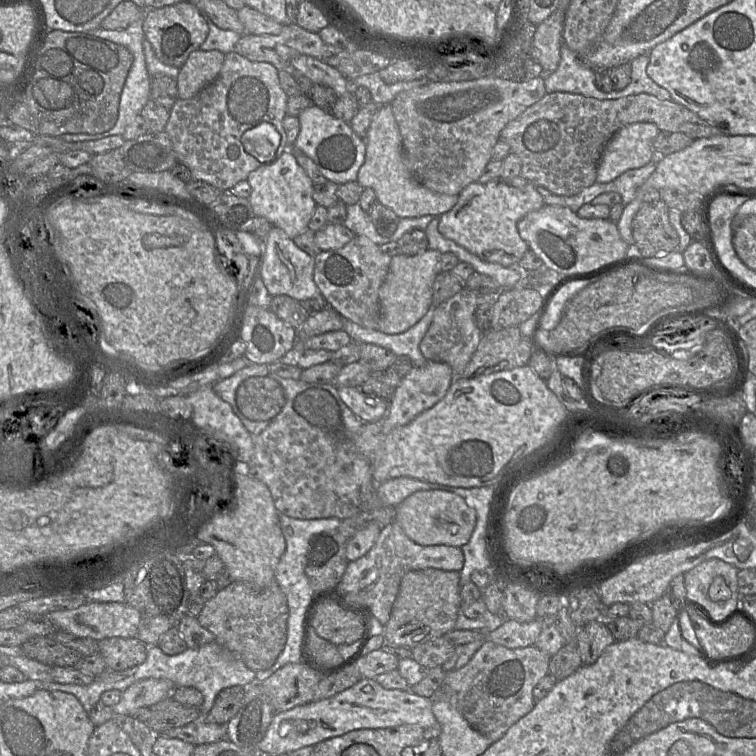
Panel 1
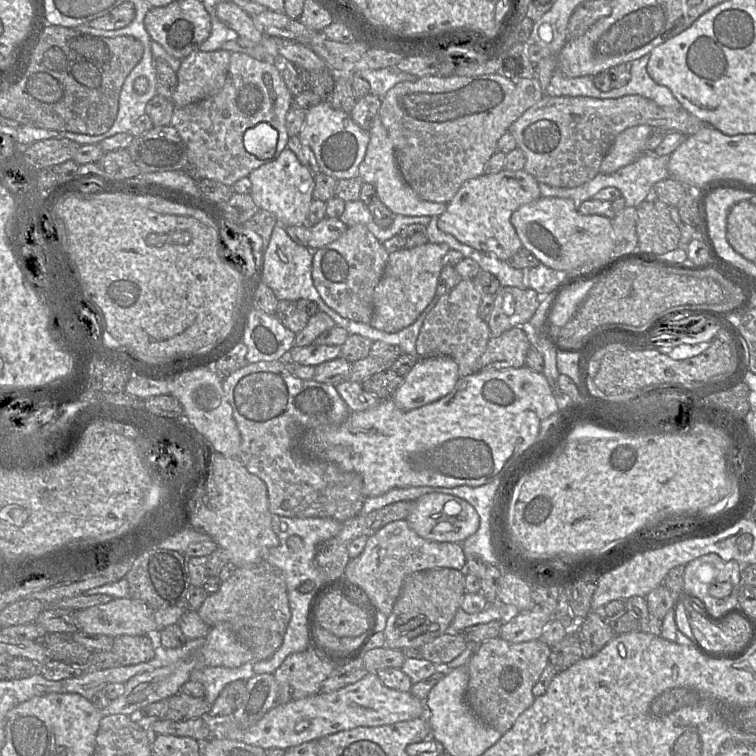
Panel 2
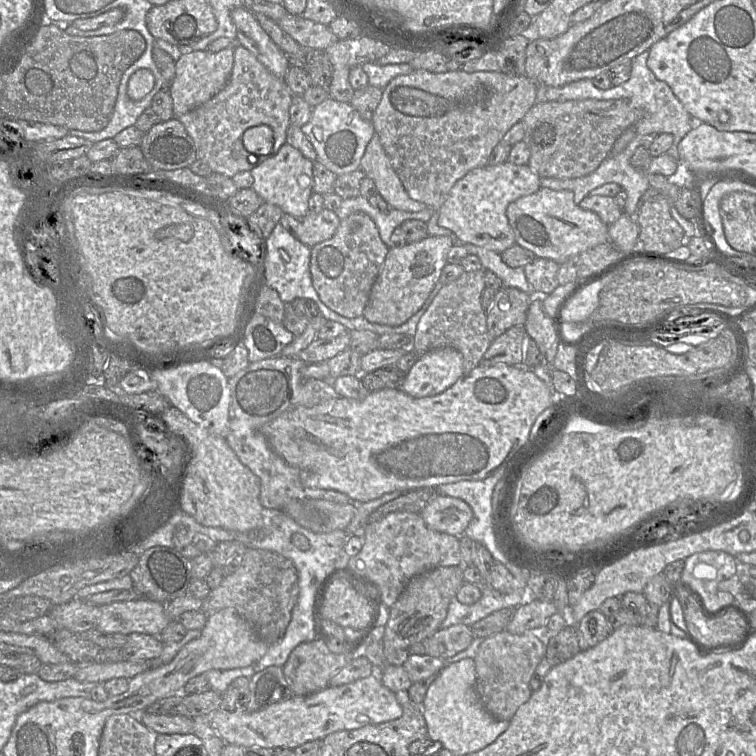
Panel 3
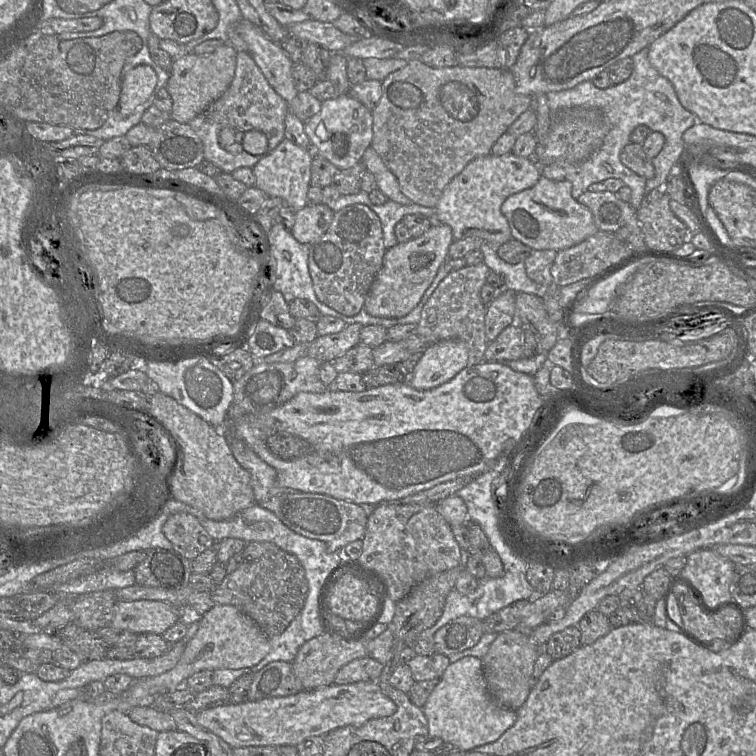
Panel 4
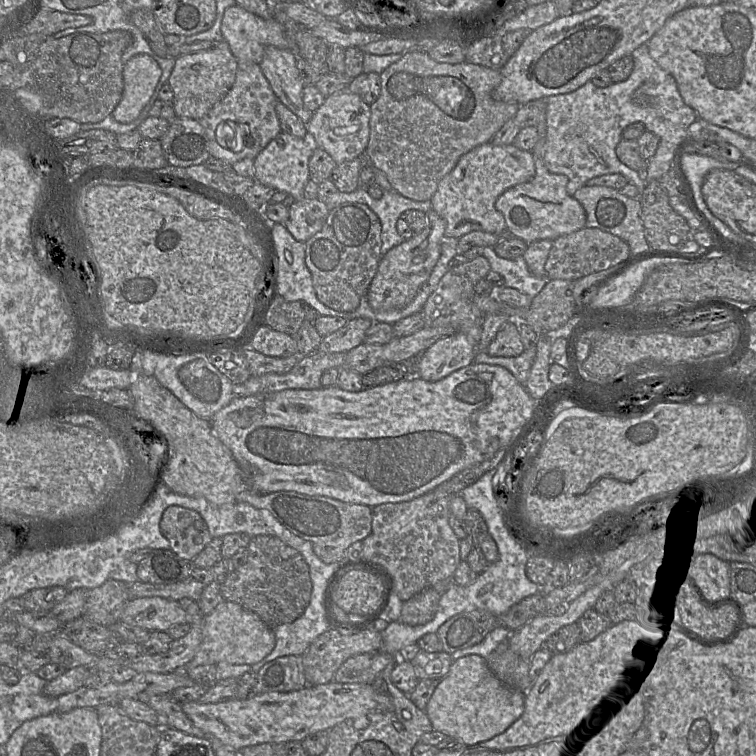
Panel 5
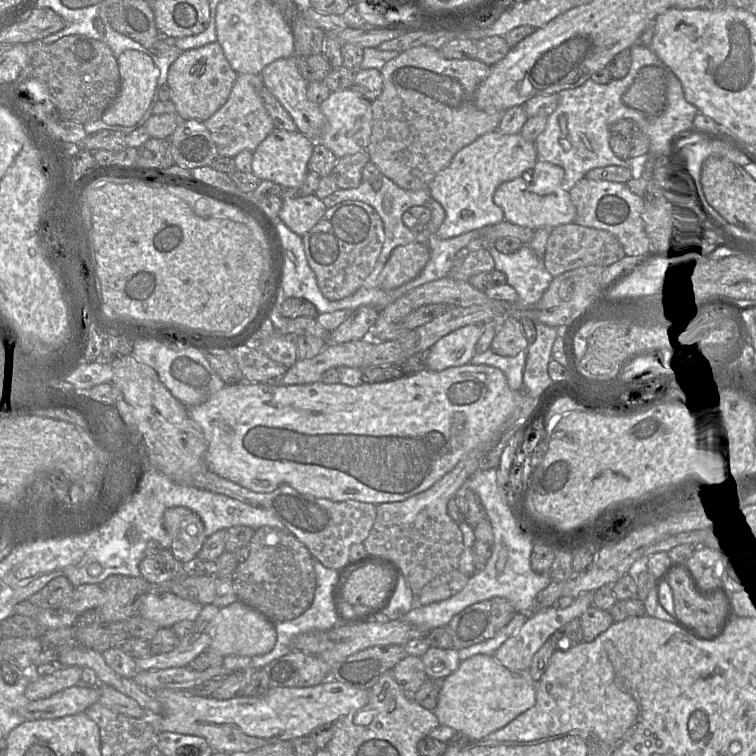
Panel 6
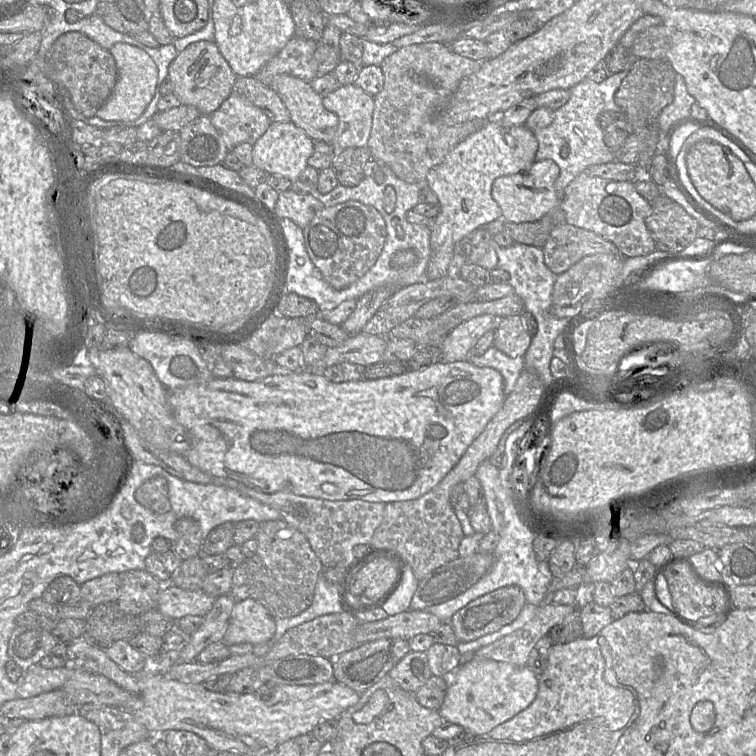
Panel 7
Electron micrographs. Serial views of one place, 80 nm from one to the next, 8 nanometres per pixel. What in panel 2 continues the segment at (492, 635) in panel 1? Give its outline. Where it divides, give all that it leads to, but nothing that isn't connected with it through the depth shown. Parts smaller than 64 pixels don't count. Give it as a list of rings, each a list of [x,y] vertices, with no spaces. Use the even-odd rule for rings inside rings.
[[[534,603],[531,610],[522,610],[504,623],[499,637],[511,643],[540,639],[545,625],[552,619],[555,619],[553,613],[542,611],[541,607]]]

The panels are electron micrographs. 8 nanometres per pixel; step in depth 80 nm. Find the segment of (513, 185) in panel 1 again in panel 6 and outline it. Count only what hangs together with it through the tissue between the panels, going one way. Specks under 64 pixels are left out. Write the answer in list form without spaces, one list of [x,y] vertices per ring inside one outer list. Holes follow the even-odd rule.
[[[497,130],[487,133],[471,144],[459,150],[450,164],[441,170],[429,184],[430,197],[435,199],[445,211],[445,219],[436,232],[439,239],[450,239],[475,229],[498,224],[504,220],[503,210],[493,201],[493,195],[499,185],[523,176],[525,182],[532,179],[532,171],[537,162],[535,143],[526,141],[521,134],[506,135]]]

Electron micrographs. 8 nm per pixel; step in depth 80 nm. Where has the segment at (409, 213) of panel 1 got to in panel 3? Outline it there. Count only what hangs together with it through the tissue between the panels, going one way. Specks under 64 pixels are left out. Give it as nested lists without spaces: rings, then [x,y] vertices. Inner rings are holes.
[[[376,133],[366,147],[360,169],[374,181],[377,192],[390,207],[407,212],[419,212],[427,208],[424,203],[409,197]]]

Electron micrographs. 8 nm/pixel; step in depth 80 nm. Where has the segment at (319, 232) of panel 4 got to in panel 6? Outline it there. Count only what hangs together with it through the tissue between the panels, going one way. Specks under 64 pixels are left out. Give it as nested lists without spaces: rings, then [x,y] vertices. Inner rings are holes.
[[[315,194],[283,199],[278,218],[299,236],[305,235],[323,217],[327,208]]]

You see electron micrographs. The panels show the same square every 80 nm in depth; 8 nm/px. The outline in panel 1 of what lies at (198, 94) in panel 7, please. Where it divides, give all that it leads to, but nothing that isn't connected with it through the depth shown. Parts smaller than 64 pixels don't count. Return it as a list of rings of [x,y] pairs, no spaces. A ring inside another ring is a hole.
[[[218,50],[193,51],[180,68],[177,85],[178,98],[194,97],[218,76],[225,60],[225,54]]]

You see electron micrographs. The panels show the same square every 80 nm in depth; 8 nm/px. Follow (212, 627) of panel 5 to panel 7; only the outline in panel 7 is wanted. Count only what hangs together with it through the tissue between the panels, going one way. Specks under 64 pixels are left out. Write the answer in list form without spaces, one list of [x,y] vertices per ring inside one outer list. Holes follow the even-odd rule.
[[[249,597],[235,604],[223,642],[229,647],[243,643],[260,645],[269,642],[275,630],[275,620],[269,611]]]

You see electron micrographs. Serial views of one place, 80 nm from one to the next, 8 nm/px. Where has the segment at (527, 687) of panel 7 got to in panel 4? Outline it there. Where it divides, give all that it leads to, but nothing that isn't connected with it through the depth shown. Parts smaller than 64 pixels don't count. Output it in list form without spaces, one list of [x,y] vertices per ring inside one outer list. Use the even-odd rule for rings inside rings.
[[[466,656],[450,663],[422,708],[428,720],[429,735],[452,743],[460,751],[496,741],[517,720],[517,712],[499,706],[488,690],[482,660]]]

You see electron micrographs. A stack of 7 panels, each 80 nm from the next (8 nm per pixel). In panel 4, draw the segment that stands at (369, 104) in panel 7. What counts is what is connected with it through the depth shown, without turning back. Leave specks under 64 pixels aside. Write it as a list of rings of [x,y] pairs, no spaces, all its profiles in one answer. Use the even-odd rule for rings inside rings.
[[[348,93],[321,103],[320,111],[305,122],[305,133],[311,141],[311,149],[339,170],[348,169],[361,161],[373,138],[372,112]]]

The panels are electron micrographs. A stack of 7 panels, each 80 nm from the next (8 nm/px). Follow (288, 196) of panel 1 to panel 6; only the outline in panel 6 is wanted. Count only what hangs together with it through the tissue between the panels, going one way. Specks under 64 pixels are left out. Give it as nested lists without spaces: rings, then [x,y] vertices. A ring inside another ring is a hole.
[[[274,128],[253,152],[252,173],[260,180],[269,180],[283,188],[301,188],[309,172],[308,161],[313,153],[315,141],[299,131],[289,132]]]

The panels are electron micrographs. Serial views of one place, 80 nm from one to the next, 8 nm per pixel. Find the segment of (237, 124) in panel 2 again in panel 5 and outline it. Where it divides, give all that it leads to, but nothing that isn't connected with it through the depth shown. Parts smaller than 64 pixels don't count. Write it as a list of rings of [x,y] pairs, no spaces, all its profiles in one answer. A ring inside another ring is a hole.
[[[239,63],[236,79],[230,90],[220,101],[213,105],[205,116],[198,120],[208,138],[210,156],[221,159],[230,165],[243,158],[255,159],[268,143],[282,131],[275,110],[277,101],[279,100],[263,75],[260,65]],[[237,124],[248,126],[249,133],[255,139],[255,144],[252,147],[244,145],[243,133],[237,127]],[[225,135],[233,137],[231,144],[227,146],[229,149],[219,144],[219,138],[222,141],[222,136],[227,141]]]

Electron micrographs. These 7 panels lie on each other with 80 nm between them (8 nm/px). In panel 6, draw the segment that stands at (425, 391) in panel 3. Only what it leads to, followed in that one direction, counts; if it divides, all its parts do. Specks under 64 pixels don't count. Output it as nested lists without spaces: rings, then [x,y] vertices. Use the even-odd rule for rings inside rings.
[[[471,324],[444,336],[429,349],[427,369],[439,372],[470,363],[483,332],[484,324]]]

